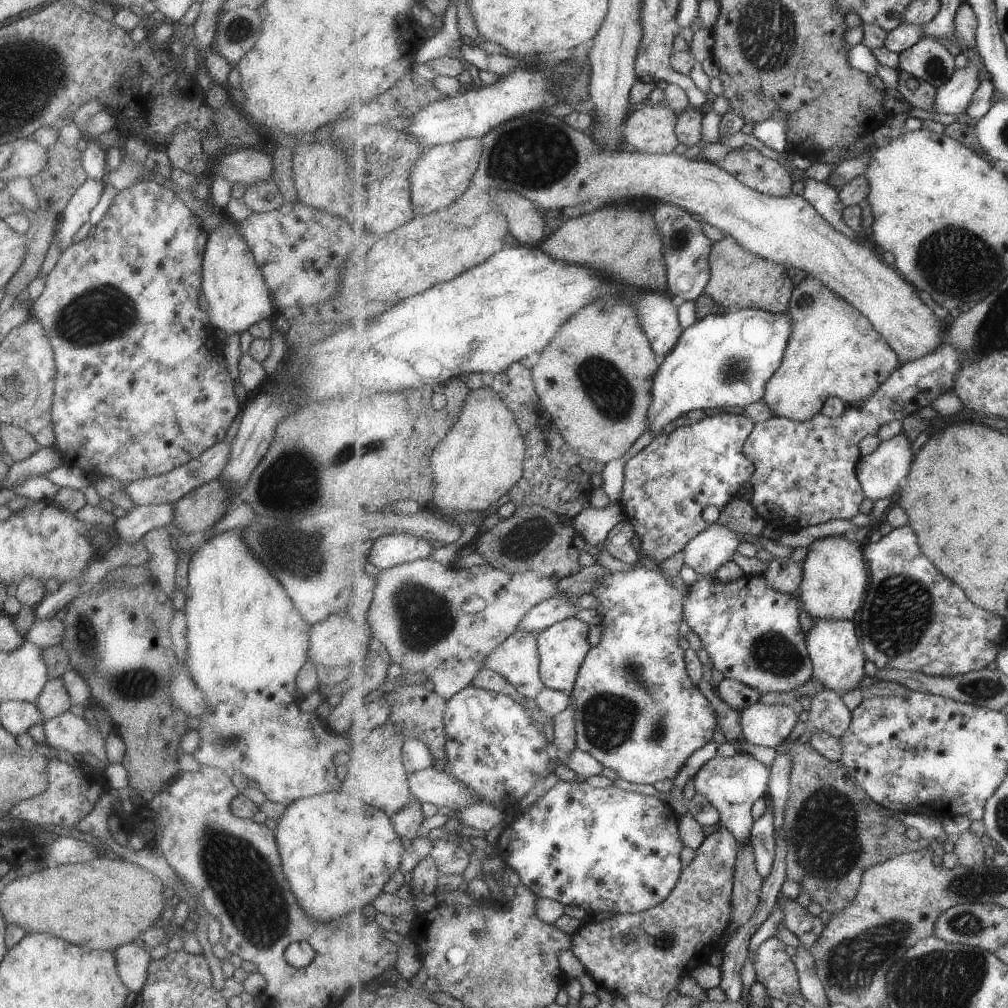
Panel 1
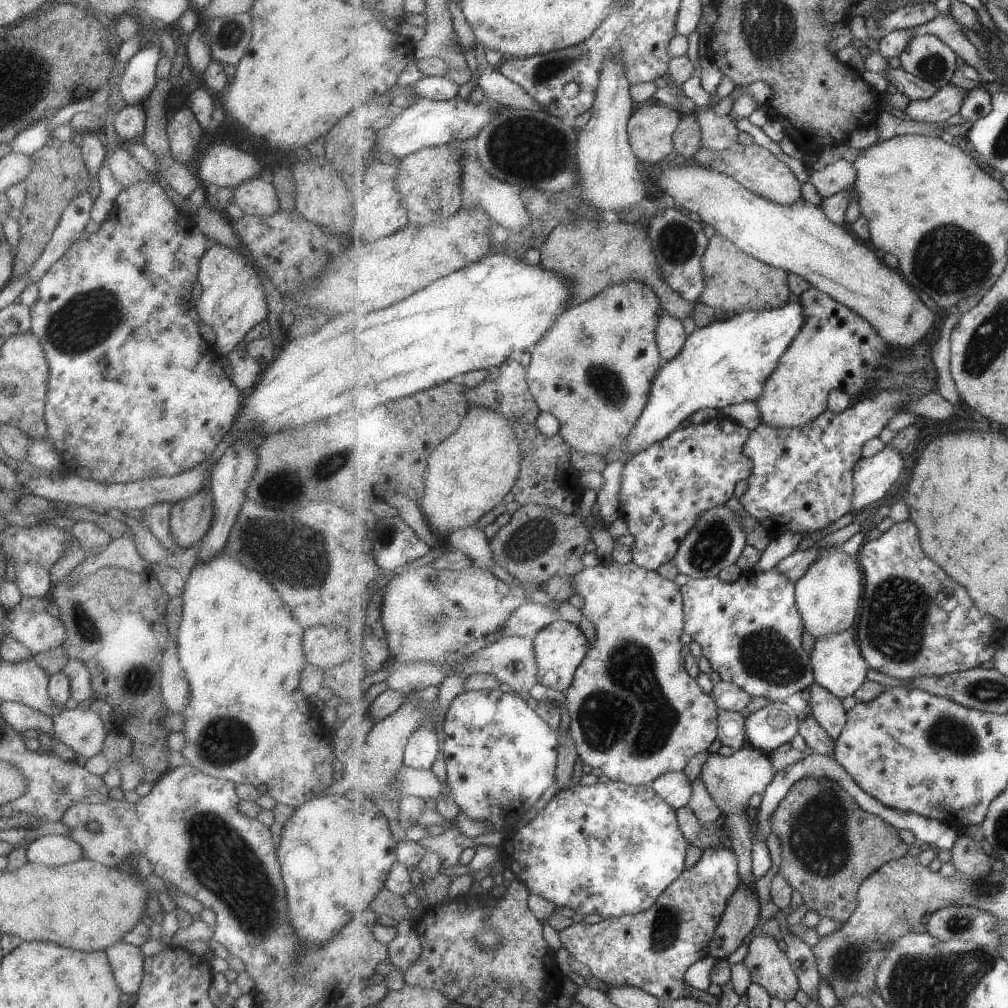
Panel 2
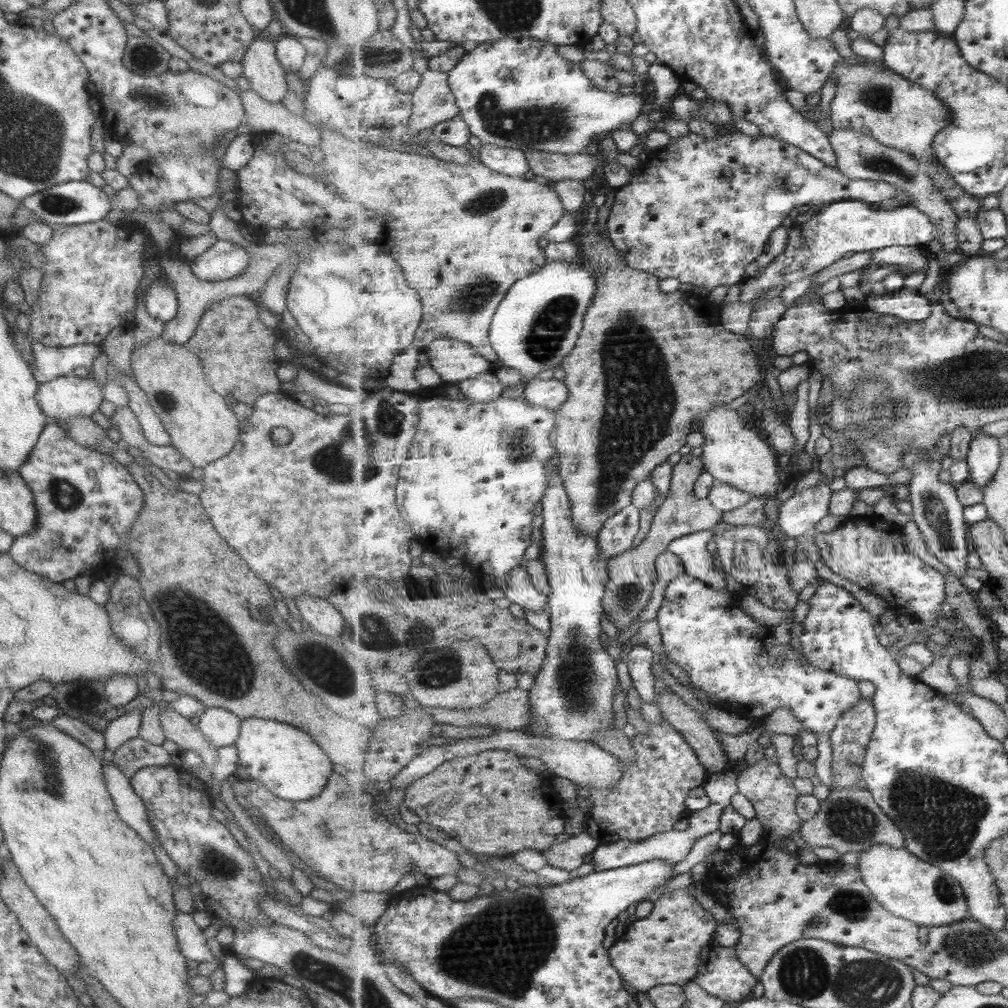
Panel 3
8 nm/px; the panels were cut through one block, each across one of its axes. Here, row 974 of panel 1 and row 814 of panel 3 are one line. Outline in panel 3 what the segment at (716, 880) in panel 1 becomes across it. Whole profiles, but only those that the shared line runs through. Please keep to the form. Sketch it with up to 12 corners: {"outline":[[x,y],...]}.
{"outline":[[667,719],[635,734],[587,834],[647,840],[690,819],[709,774]]}

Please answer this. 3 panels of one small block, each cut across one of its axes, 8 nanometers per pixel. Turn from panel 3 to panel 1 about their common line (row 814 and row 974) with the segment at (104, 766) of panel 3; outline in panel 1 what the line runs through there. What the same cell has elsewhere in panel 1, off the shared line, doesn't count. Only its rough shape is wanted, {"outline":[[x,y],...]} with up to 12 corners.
{"outline":[[133,942],[112,951],[122,983],[139,992],[151,961]]}

